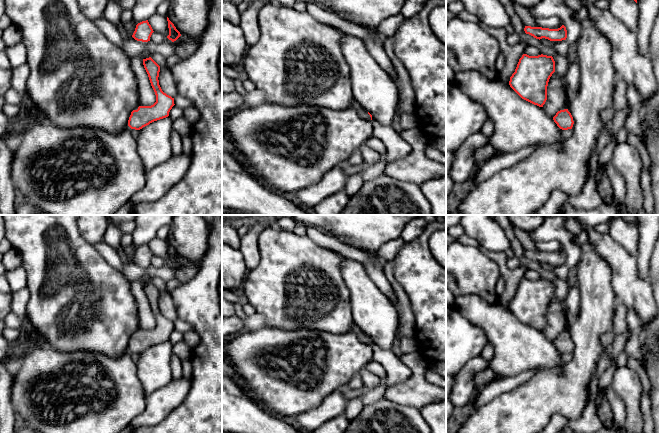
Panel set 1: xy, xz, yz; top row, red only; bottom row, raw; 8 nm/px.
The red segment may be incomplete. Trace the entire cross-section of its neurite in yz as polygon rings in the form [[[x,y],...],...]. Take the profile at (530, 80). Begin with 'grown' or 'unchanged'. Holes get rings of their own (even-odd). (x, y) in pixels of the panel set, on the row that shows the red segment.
unchanged; [[[523,54],[510,77],[510,87],[524,100],[543,107],[547,100],[547,86],[555,72],[552,56]]]

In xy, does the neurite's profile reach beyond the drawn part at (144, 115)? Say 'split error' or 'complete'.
complete

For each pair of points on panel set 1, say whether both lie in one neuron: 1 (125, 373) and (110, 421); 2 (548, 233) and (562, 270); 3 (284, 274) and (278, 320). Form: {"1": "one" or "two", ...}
{"1": "one", "2": "two", "3": "one"}

